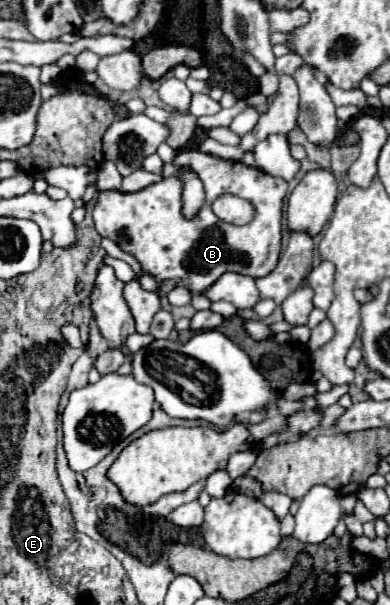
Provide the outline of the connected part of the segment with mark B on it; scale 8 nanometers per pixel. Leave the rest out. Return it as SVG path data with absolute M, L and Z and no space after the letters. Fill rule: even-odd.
M196 149L180 151L174 163L178 167L192 167L204 183L206 203L194 219L186 219L180 213L180 179L166 177L136 193L102 191L94 207L98 233L110 237L122 251L134 255L144 273L150 273L156 281L184 281L184 287L190 293L206 291L226 271L236 271L254 279L266 277L276 267L280 255L282 199L288 183L264 173L262 169L206 155ZM222 193L250 201L256 211L254 219L240 227L222 223L212 211L212 203Z

